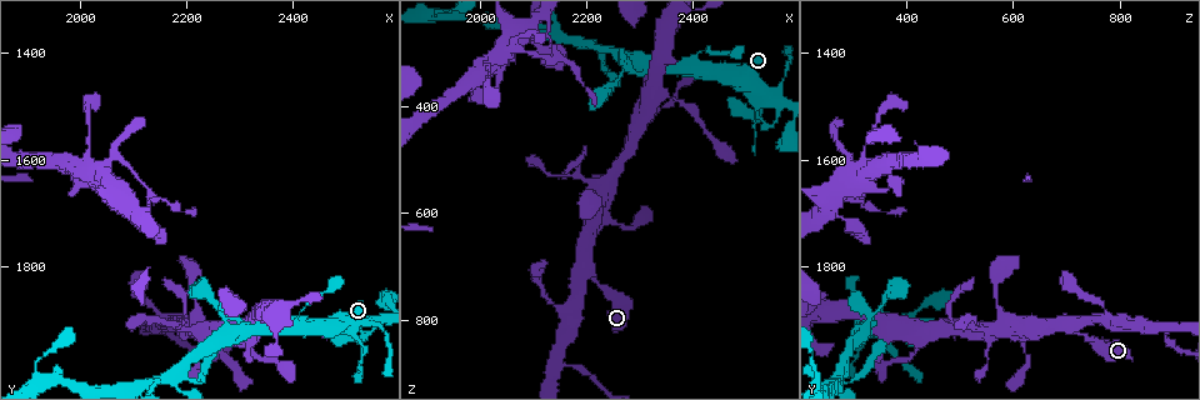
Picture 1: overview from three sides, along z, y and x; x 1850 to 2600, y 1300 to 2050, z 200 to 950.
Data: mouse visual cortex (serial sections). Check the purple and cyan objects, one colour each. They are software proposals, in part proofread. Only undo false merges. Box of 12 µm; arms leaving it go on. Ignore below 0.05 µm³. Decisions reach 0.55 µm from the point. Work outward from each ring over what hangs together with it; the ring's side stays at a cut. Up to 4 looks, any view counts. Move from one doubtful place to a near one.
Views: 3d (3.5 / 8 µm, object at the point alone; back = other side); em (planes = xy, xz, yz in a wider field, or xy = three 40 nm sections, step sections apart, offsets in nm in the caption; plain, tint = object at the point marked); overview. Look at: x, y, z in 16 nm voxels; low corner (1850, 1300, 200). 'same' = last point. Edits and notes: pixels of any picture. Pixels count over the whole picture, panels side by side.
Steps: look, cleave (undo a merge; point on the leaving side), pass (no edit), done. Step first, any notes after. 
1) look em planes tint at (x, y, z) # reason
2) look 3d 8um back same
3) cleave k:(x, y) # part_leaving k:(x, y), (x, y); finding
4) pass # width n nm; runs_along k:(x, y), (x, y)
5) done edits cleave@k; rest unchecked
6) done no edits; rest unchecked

look 3d 8um back at (2180, 1915, 535) # three-way junction

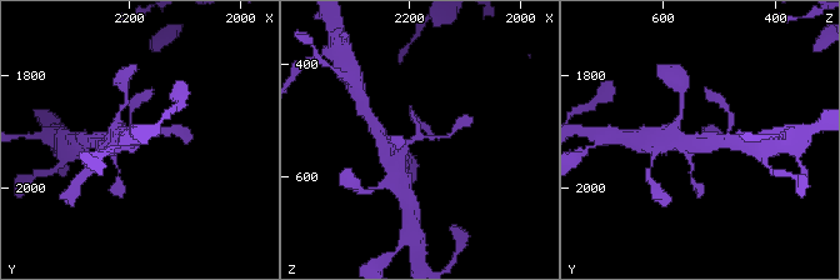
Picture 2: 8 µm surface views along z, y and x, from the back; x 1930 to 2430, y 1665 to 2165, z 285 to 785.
look em xy step 3 tint same # arms 3; arm_widths 100, 150, 450 nm; now the EM

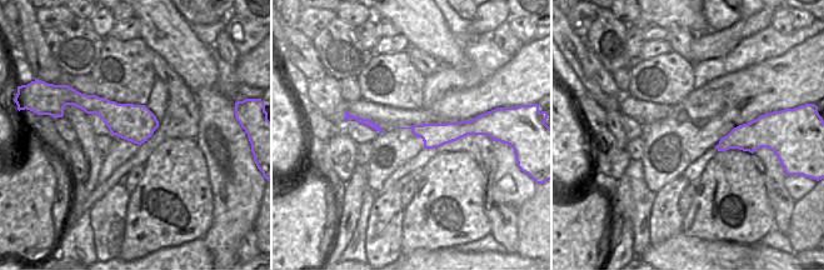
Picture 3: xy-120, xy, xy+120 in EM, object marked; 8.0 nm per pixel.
pass # runs_along 3:(477, 121), (454, 131), (414, 129); all the same cell

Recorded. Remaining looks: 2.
look 3d 3.5um back at (2180, 1990, 280) # a fork

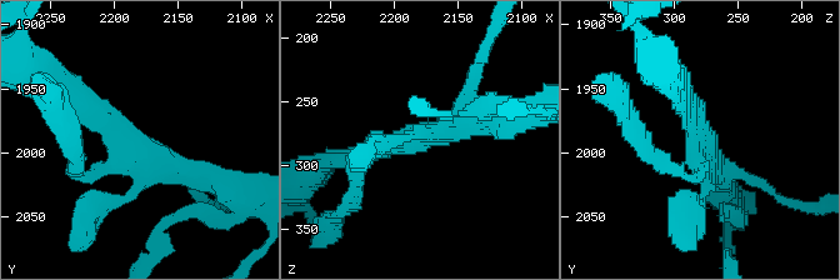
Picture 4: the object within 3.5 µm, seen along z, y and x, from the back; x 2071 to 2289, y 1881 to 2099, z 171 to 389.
look em xy step 3 tint at (2186, 1992, 280) # arms 4; arm_widths 150, 150, 250, 300 nm

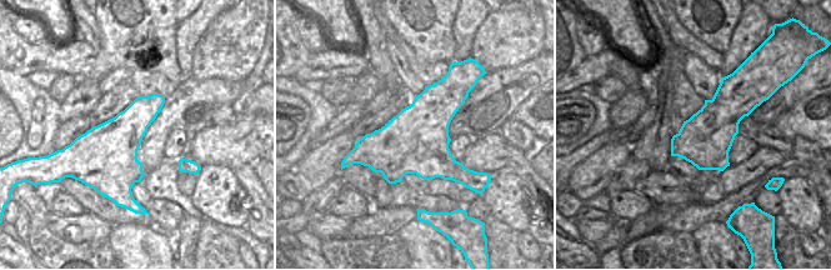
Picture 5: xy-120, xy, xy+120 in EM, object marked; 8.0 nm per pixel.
pass # continuous, no second cell

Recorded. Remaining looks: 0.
done no edits; rest unchecked

